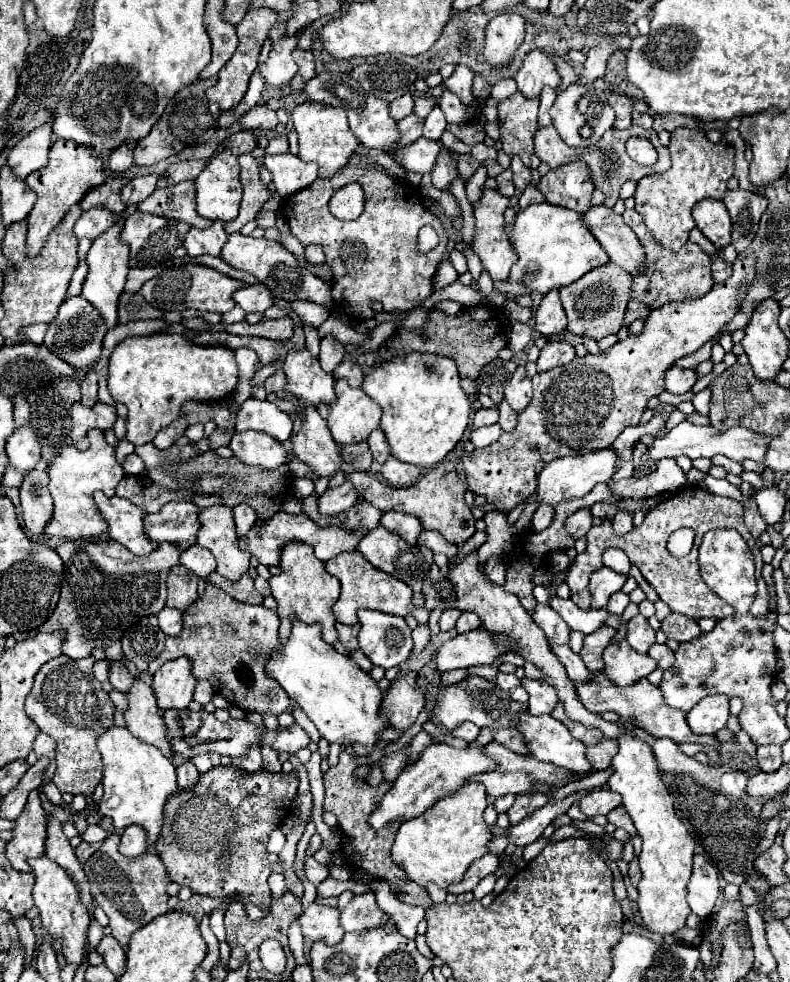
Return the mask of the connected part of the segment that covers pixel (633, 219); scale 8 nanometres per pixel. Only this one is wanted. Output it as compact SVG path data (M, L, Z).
M625 210L623 212L623 220L625 220L625 224L629 224L633 228L633 232L637 234L639 242L643 244L643 248L647 252L647 260L651 260L651 264L649 262L645 264L647 266L645 272L633 276L633 284L631 284L631 290L633 290L631 298L633 300L641 300L649 308L661 308L663 304L669 304L669 302L703 296L709 288L713 288L711 258L697 244L687 242L675 254L675 252L669 252L667 248L661 248L657 242L653 242L653 236L649 236L641 216L635 210Z

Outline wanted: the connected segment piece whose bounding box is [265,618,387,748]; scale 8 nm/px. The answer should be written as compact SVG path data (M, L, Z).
M295 618L291 622L293 628L287 642L281 642L281 648L273 650L265 662L267 676L277 680L289 698L303 708L323 738L343 746L361 742L371 748L377 742L377 732L387 728L385 720L379 716L381 690L375 680L349 656L339 654L327 644L321 638L321 626L309 626Z

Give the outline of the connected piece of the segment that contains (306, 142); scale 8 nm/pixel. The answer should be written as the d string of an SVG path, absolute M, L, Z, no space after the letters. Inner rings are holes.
M305 102L293 110L291 118L299 134L299 158L305 162L317 162L321 178L329 178L337 170L341 170L349 160L349 156L359 148L359 140L353 136L343 108L333 108L333 106L325 108L319 104Z

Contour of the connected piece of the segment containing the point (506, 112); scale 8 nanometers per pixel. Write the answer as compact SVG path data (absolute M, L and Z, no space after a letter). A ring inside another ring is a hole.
M515 92L499 104L503 152L509 156L521 156L528 168L534 154L533 132L537 130L537 108L539 98L529 100L521 92Z

